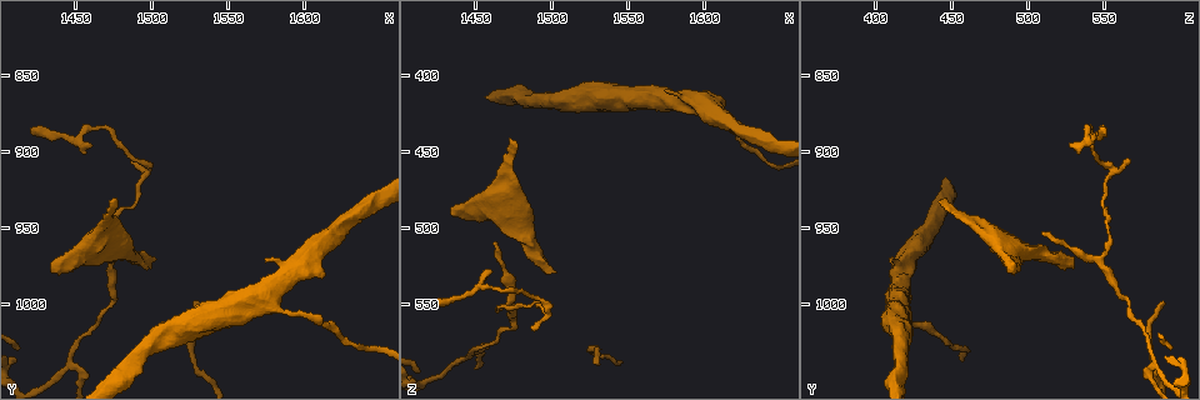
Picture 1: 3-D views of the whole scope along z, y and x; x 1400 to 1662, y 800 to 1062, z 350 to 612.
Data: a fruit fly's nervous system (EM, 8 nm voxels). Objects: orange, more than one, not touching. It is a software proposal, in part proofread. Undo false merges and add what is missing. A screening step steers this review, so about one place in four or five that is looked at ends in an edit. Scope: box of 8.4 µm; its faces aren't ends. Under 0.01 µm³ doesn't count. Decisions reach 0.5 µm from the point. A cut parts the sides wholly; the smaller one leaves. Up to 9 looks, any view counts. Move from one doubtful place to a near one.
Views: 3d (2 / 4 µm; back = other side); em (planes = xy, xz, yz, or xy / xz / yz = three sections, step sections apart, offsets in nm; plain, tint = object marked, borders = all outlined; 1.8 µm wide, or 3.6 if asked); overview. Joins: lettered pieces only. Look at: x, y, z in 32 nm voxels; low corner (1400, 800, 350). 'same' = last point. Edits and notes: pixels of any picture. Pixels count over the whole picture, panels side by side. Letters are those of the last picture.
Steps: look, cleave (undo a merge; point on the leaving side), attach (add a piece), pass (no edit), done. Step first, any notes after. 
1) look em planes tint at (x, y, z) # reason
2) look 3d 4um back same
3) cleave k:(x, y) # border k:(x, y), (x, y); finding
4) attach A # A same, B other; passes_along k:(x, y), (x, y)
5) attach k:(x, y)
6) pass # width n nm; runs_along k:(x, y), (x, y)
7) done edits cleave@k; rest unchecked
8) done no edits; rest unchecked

look em yz step 8 borders at (1574, 994, 416) # two arms in line, one across

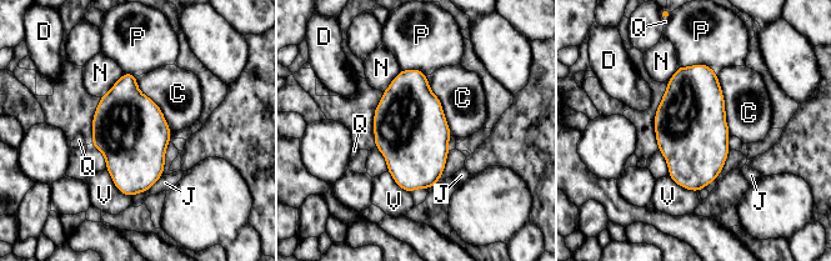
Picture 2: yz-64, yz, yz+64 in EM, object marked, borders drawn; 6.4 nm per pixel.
pass # width 460 nm; longest_contact C 400 nm; C other, D other, J other, N other, P other, Q other, V other; continuous, no second neuron

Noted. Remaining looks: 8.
look 3d 4um back at (1464, 962, 482) # sudden change in width

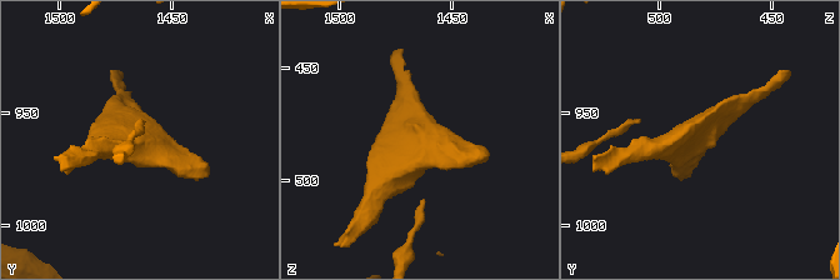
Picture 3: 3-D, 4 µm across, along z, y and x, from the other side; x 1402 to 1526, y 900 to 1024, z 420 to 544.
look em planes plain at (1462, 961, 483) # shape alone is not enough

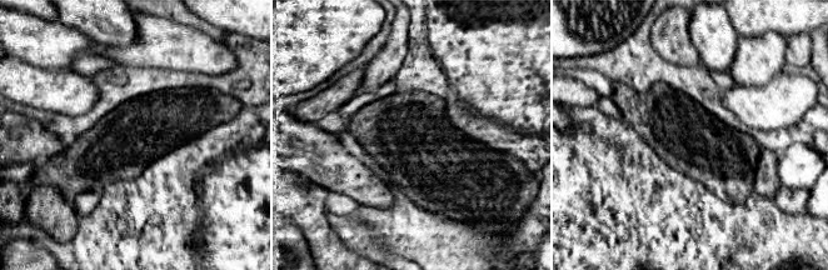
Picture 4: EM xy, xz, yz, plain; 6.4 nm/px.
look em planes borders same

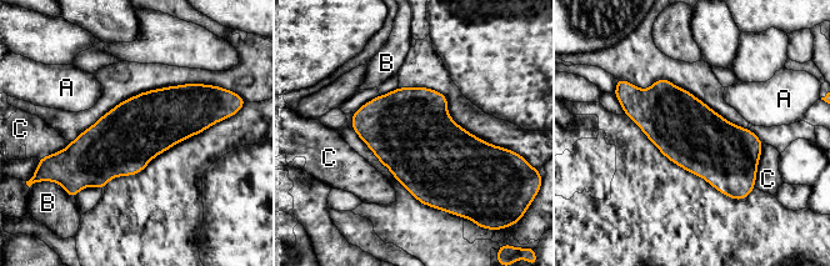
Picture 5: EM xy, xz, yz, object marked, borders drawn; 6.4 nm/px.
pass # longest_contact C 280 nm; A other, B other, C other; border 5:(764, 144), (760, 151), (754, 186); one neuron here

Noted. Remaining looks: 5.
look 3d 2um at (1498, 908, 554) # sharp bend

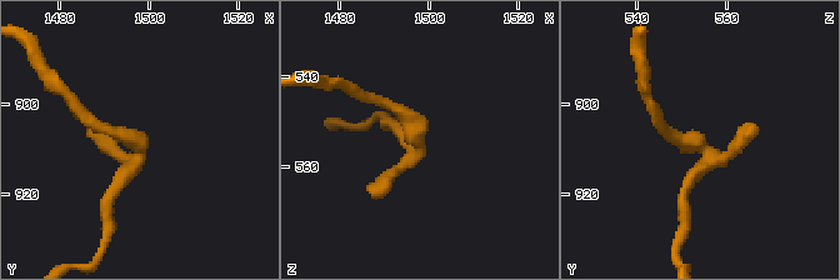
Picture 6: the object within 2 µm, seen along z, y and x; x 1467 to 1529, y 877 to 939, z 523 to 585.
look em planes borders at (1497, 911, 553) # shape alone is not enough

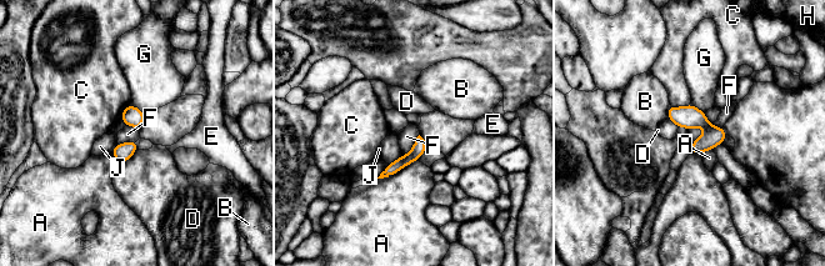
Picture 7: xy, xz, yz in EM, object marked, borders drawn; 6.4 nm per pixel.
pass # A other, B other, C other, D other, E other, F other, G other, H other, J other; runs_along 7:(421, 142), (408, 159), (385, 174); one neuron here

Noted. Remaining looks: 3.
look 3d 4um at (1444, 1040, 584) # three-way junction

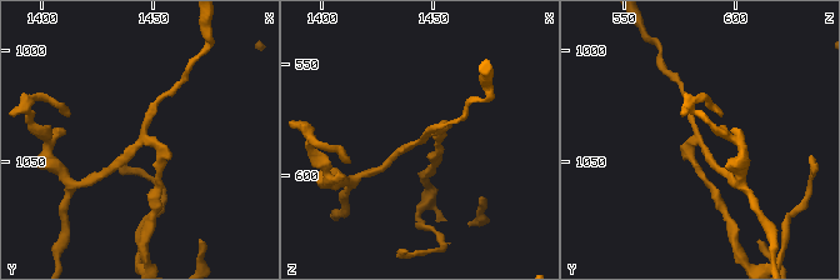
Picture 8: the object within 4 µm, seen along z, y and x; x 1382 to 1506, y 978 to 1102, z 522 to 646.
look em planes tint at (1446, 1040, 584) # arms 3; now the EM

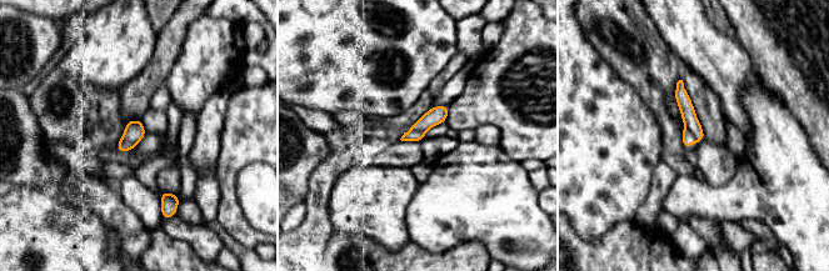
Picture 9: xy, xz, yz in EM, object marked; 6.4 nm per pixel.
look em planes borders same

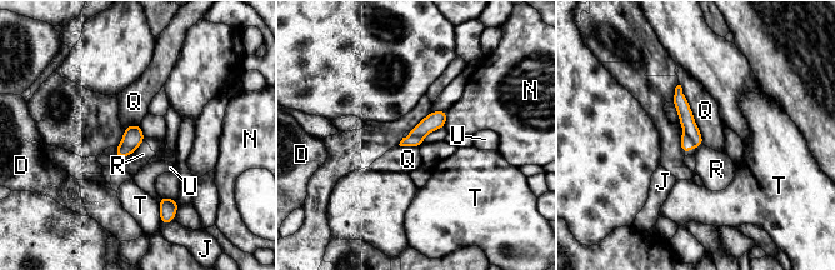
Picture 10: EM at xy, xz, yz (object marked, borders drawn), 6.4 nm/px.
cleave 10:(686, 143) # D other, J other, N other, Q other, R other, T other, U other; border 10:(684, 131), (694, 145); a second neuron is stuck on

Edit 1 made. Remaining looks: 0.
done edits cleave@10; rest unchecked

